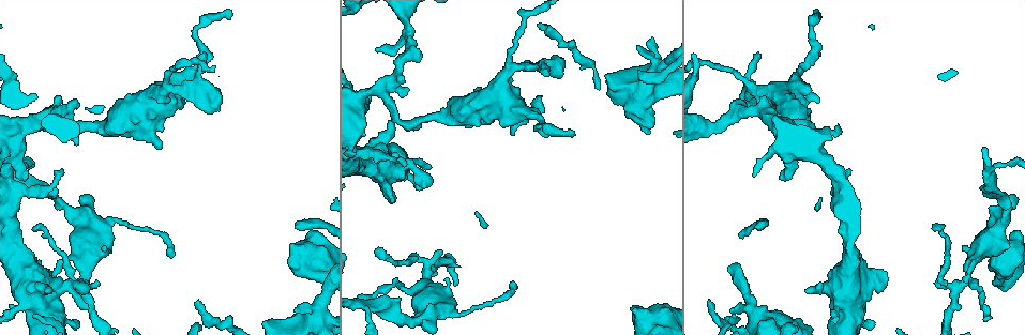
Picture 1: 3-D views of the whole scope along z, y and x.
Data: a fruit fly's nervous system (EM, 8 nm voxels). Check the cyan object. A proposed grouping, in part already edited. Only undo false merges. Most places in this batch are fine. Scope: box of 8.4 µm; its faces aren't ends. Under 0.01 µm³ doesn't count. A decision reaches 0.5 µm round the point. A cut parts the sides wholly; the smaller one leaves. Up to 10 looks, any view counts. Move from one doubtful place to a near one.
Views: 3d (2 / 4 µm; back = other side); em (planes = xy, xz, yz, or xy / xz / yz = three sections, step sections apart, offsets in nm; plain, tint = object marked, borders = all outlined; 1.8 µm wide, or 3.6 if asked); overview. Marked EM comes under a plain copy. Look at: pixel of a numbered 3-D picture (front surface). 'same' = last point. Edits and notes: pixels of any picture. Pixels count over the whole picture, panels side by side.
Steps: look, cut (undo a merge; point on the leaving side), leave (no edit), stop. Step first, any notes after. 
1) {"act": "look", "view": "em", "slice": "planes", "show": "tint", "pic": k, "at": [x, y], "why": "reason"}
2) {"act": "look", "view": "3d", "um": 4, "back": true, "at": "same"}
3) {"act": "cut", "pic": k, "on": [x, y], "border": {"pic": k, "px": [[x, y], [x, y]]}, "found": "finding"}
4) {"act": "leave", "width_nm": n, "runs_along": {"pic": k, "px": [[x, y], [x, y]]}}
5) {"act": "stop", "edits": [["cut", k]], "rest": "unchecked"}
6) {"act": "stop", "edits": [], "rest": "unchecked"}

{"act": "look", "view": "3d", "um": 4, "pic": 1, "at": [457, 111]}

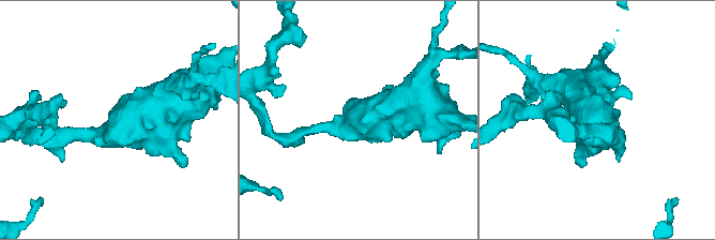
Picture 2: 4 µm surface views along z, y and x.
{"act": "look", "view": "em", "um": 3.6, "slice": "planes", "show": "tint", "pic": 2, "at": [119, 133], "arm_widths_nm": [190, 650]}

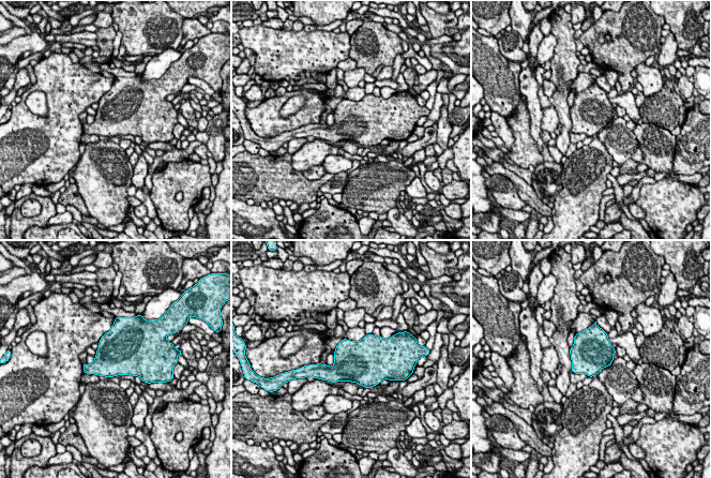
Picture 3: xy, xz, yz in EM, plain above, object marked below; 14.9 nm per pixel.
{"act": "leave", "width_nm": 600, "found": "all the same neuron"}

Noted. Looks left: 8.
{"act": "look", "view": "em", "um": 3.6, "slice": "planes", "show": "tint", "pic": 1, "at": [378, 90], "why": "thick turns thin"}

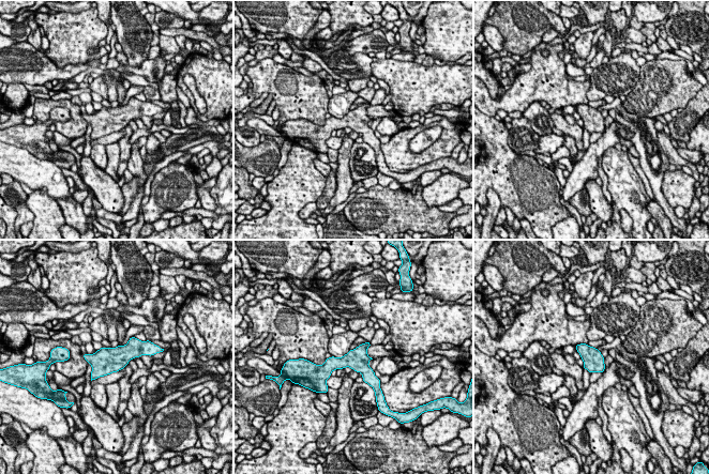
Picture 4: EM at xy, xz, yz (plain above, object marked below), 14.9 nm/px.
{"act": "leave", "found": "one neuron here"}

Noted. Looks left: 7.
{"act": "look", "view": "em", "slice": "planes", "show": "tint", "pic": 1, "at": [465, 312], "why": "sudden change in width"}

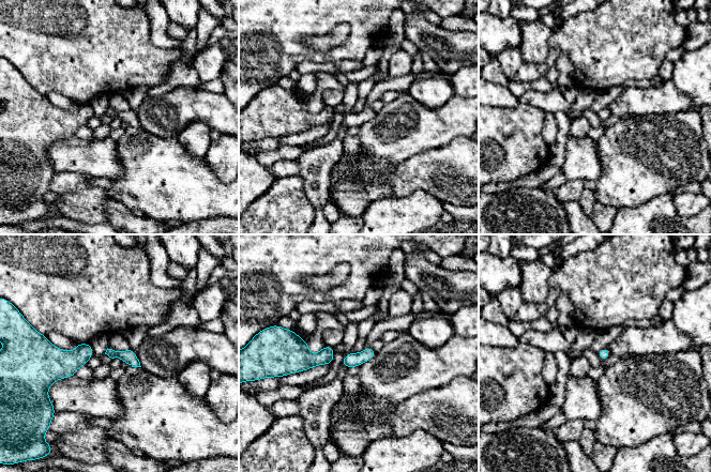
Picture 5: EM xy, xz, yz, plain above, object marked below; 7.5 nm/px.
{"act": "leave", "width_nm": 90, "found": "continuous, no second neuron"}

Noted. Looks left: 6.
{"act": "look", "view": "em", "um": 3.6, "slice": "planes", "show": "tint", "pic": 1, "at": [993, 180], "why": "abrupt turn"}

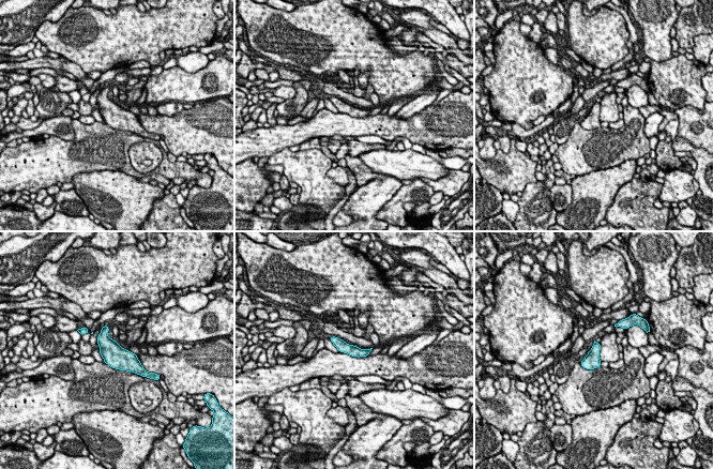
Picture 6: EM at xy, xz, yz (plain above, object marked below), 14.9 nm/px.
{"act": "leave", "width_nm": 160, "runs_along": {"pic": 6, "px": [[333, 338], [348, 349], [366, 351]]}, "found": "one neuron here"}

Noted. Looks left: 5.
{"act": "stop", "edits": [], "rest": "unchecked"}

